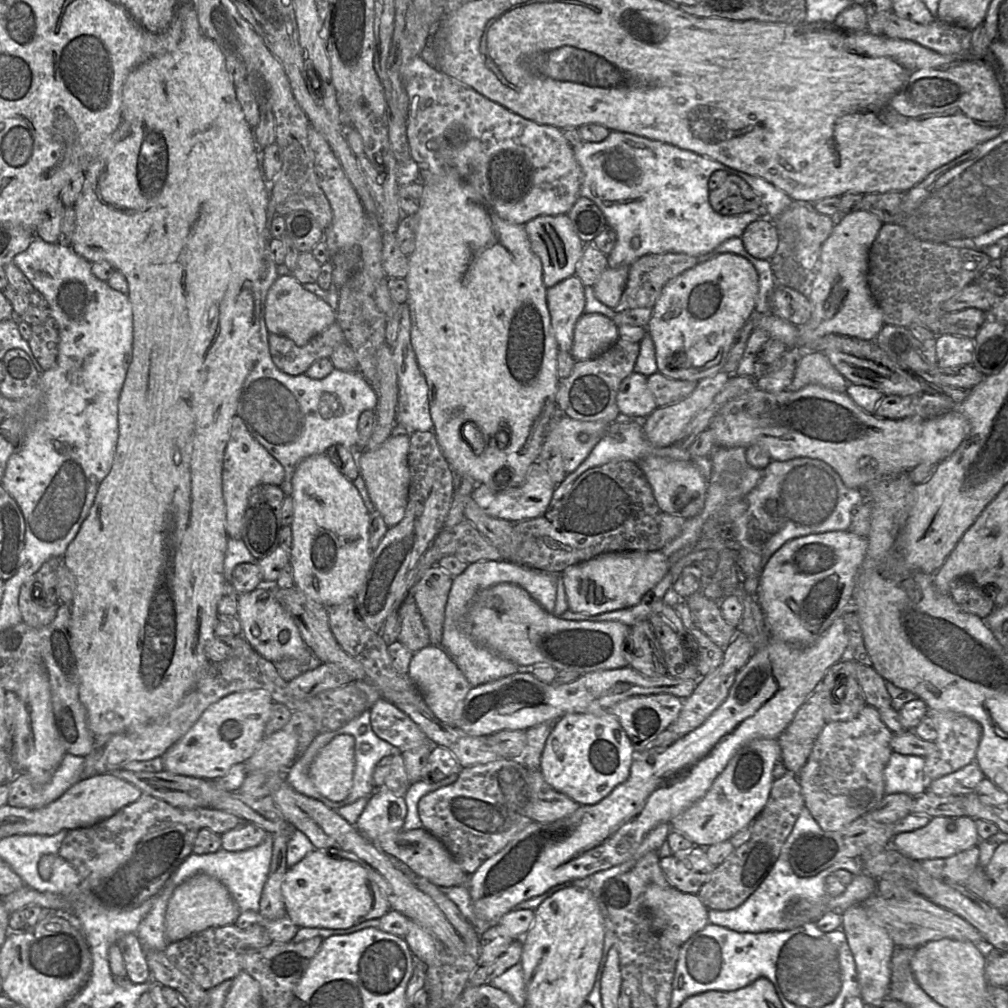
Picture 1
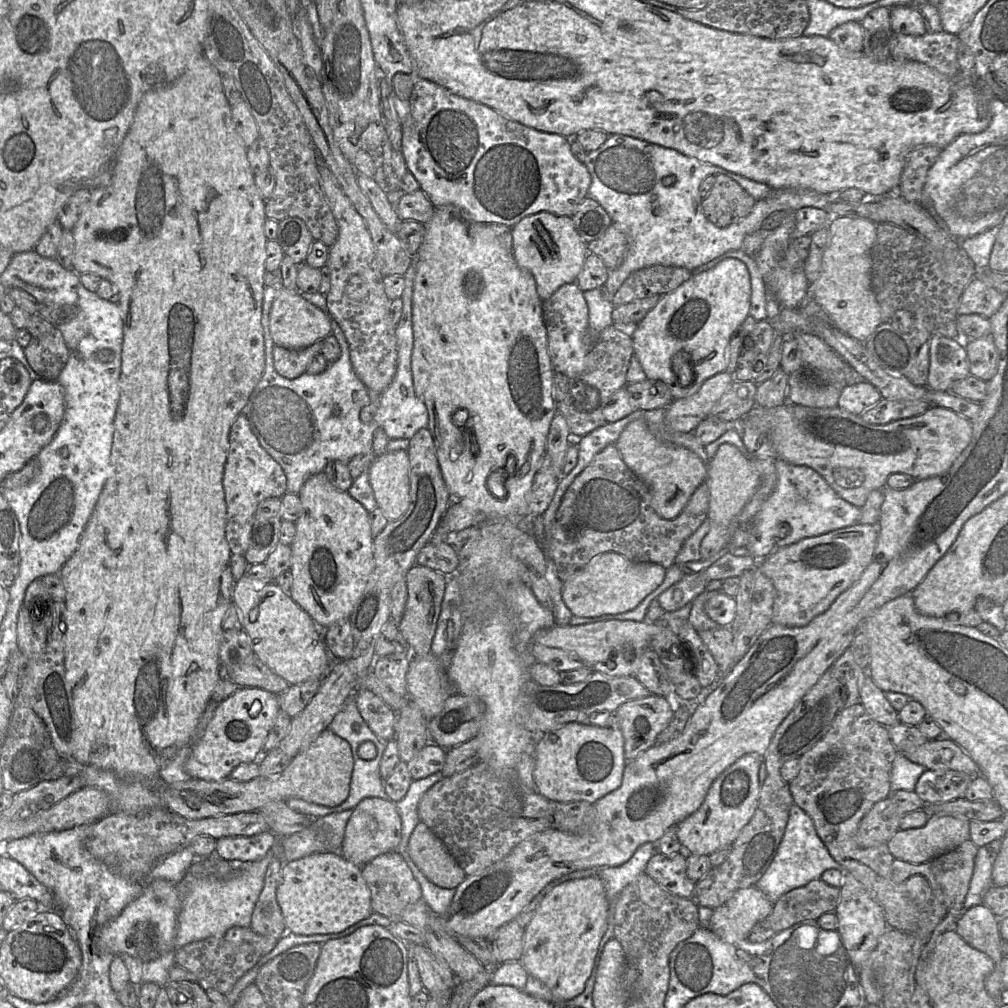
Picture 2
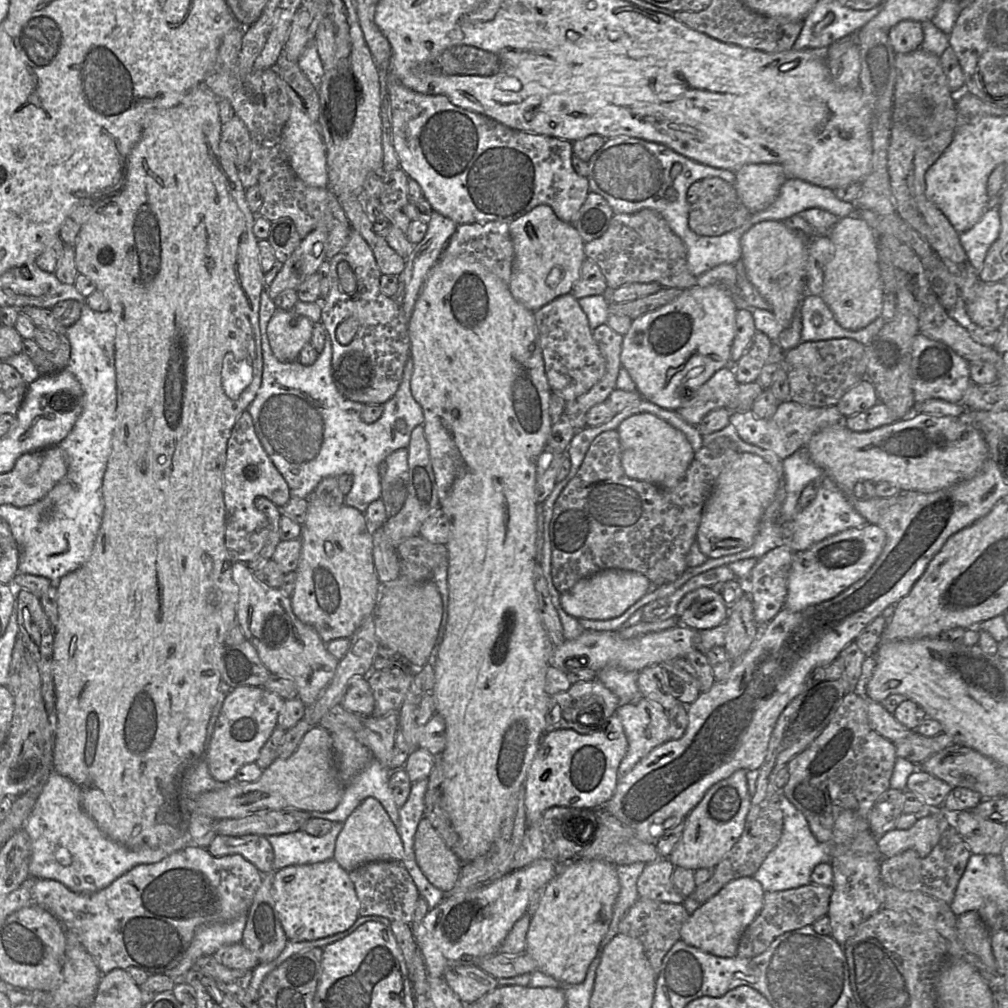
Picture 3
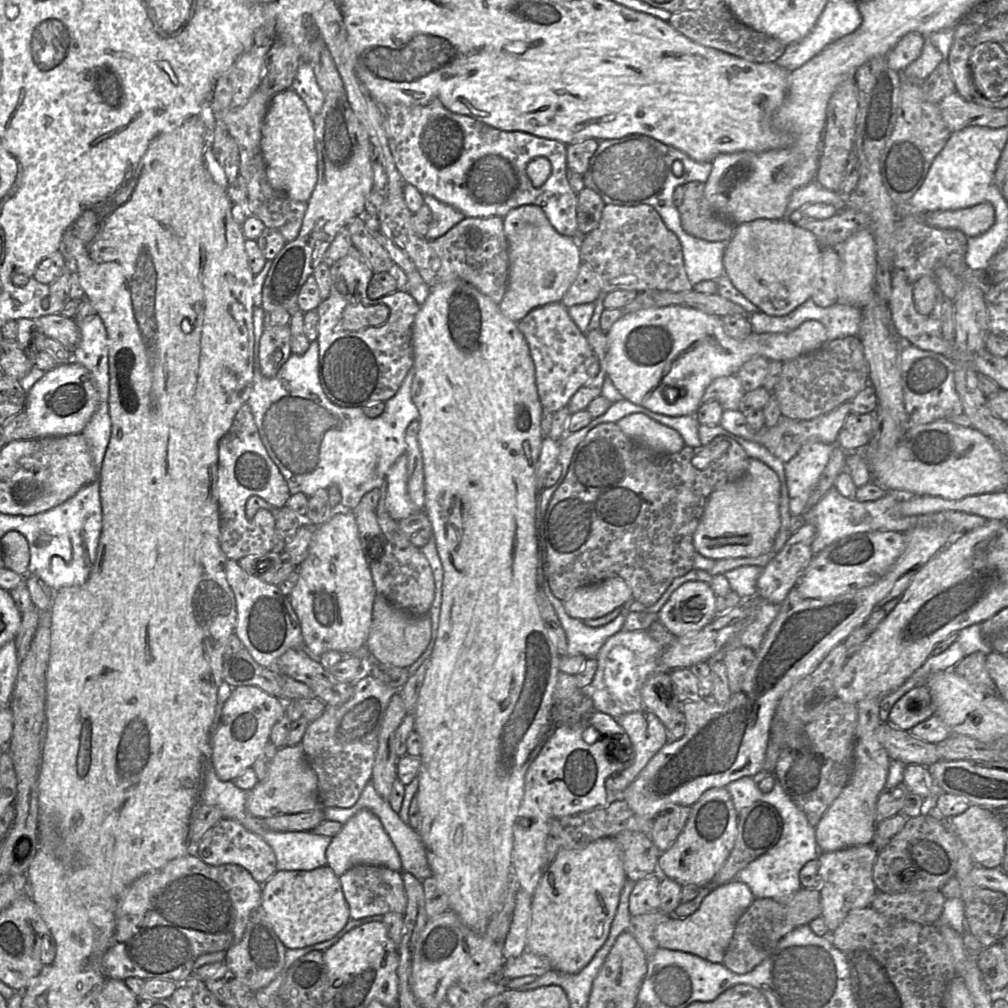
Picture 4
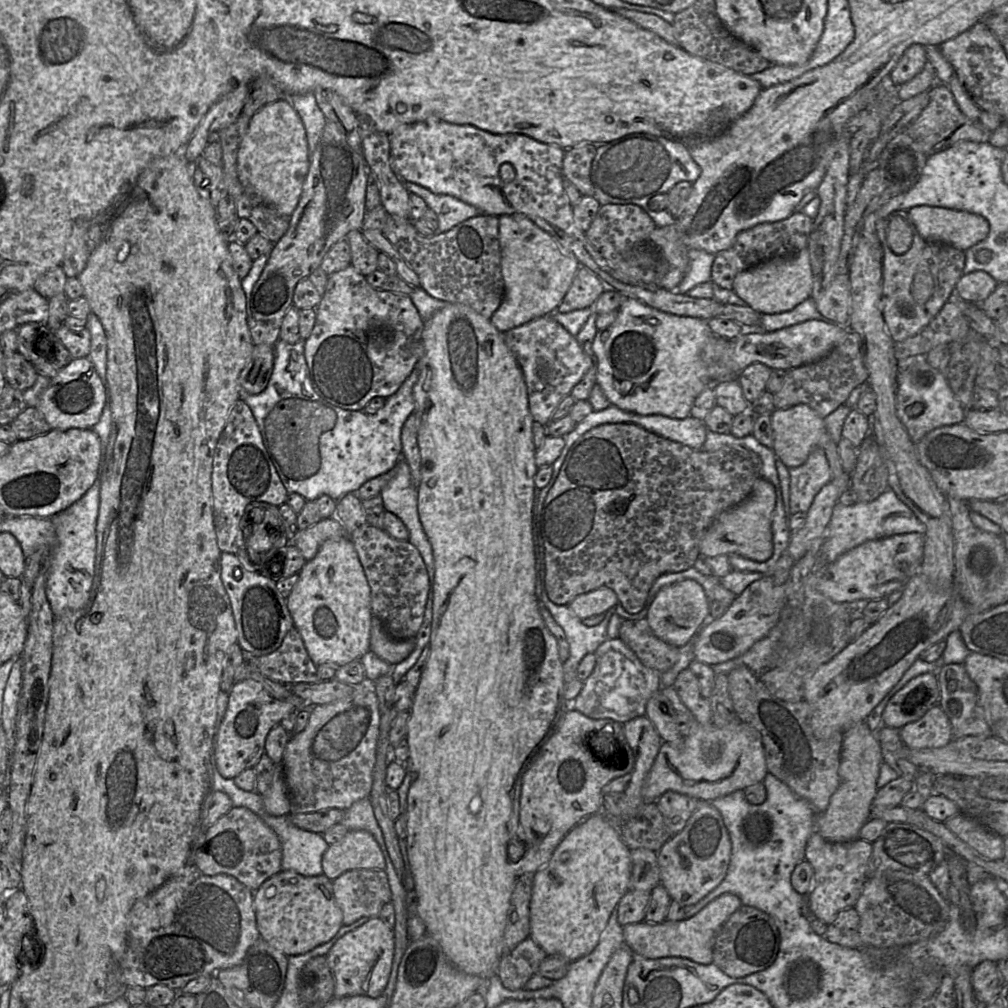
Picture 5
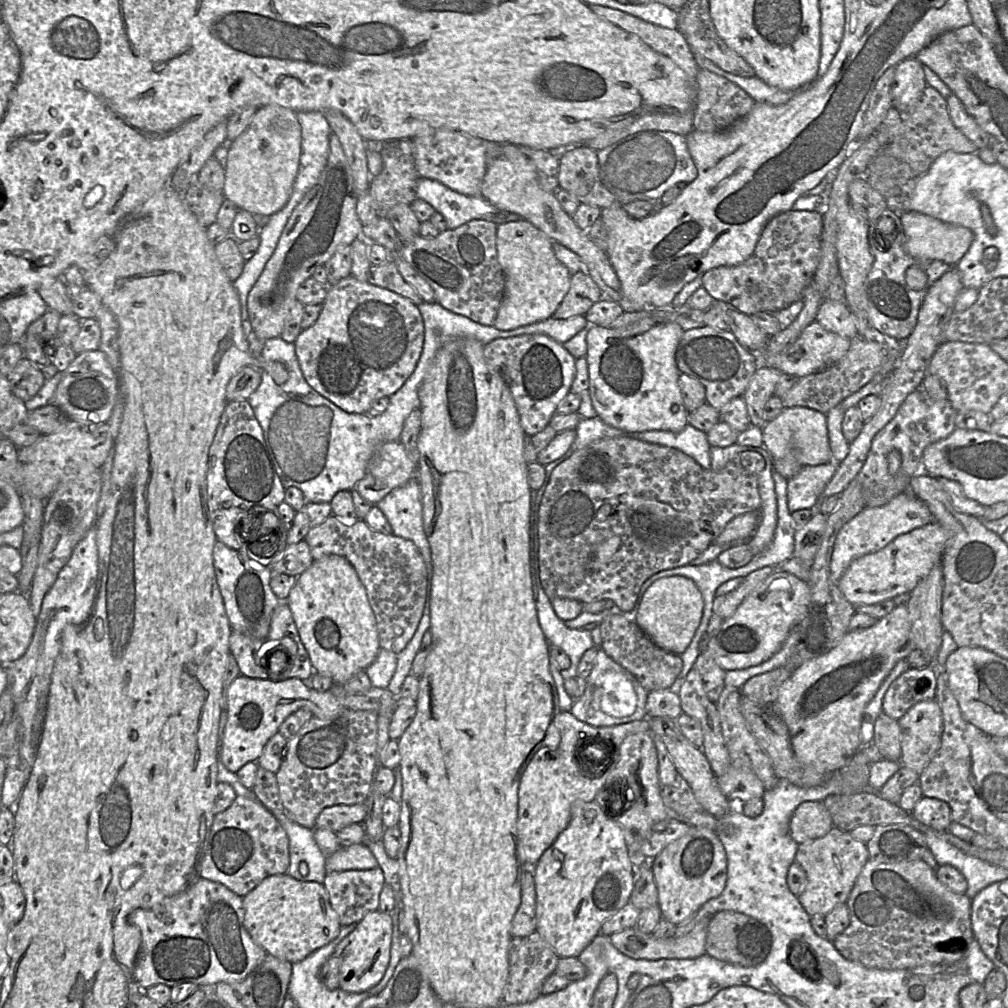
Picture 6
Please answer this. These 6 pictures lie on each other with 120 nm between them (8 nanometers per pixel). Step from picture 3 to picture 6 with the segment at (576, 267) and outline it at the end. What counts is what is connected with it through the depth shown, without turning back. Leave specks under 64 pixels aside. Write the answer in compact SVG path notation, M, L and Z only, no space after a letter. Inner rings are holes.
M519 220L497 226L496 248L505 287L493 326L507 331L550 318L569 291L572 276L556 258L552 241L530 222Z

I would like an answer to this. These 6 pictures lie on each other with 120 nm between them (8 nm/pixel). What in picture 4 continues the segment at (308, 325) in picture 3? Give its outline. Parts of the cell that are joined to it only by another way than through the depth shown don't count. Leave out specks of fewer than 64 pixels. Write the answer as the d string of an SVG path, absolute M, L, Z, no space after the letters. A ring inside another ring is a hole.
M289 325L265 328L260 338L258 362L261 374L273 378L288 360L291 352Z

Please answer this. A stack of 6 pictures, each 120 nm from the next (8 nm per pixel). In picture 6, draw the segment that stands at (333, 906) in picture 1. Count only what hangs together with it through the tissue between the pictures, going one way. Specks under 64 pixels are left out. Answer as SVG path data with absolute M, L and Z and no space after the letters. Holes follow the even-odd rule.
M287 873L273 875L242 897L242 901L245 911L243 924L252 940L267 954L291 964L329 944L341 929L323 883L299 881Z

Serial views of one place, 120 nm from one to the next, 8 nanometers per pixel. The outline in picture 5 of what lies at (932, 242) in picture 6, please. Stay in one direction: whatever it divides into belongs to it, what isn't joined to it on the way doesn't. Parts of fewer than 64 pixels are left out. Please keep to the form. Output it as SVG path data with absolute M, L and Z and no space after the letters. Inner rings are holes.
M920 205L910 208L907 212L924 240L947 244L962 251L985 239L989 232L989 223L983 216L963 210Z

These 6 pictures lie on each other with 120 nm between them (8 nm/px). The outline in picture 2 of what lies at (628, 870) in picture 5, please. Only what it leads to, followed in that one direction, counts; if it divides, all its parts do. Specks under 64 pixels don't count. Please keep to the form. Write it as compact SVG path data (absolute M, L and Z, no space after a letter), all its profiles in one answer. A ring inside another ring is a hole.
M594 875L555 886L543 897L525 927L520 962L529 975L550 990L556 1007L583 992L607 928L607 916L608 899L604 884Z

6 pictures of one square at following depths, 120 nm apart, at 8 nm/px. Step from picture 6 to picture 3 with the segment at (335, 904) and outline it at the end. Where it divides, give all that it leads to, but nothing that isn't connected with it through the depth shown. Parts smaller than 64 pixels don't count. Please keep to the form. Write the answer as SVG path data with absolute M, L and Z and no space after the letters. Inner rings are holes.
M374 861L359 865L349 872L360 902L359 916L382 916L390 921L411 924L420 897L412 877L397 861Z

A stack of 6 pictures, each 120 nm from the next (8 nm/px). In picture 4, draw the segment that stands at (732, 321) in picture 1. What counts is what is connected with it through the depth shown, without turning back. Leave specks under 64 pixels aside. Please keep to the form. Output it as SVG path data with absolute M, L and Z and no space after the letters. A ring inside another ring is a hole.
M683 305L665 306L658 308L648 308L639 310L633 313L623 314L606 332L607 335L607 352L606 352L606 372L607 377L611 379L615 388L623 396L625 400L633 404L642 406L651 412L663 414L671 417L695 415L697 409L701 405L701 399L707 387L718 377L737 375L737 372L742 365L748 360L756 356L763 356L769 361L778 360L786 362L798 356L810 353L828 342L827 331L825 326L817 320L807 320L803 322L798 328L788 333L755 333L752 332L742 339L735 339L730 337L724 330L723 317L704 313L700 310L690 308Z

